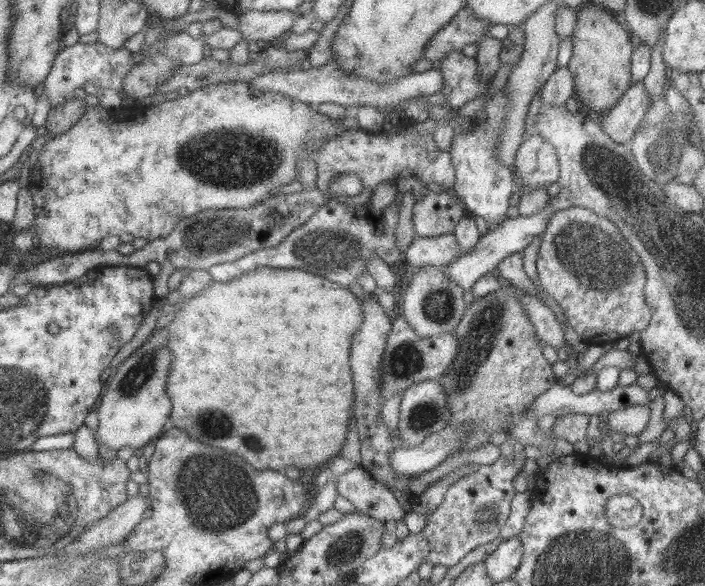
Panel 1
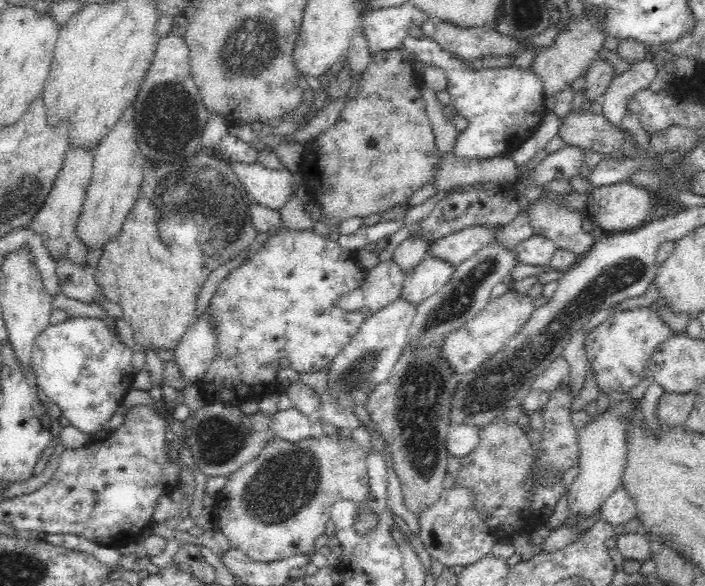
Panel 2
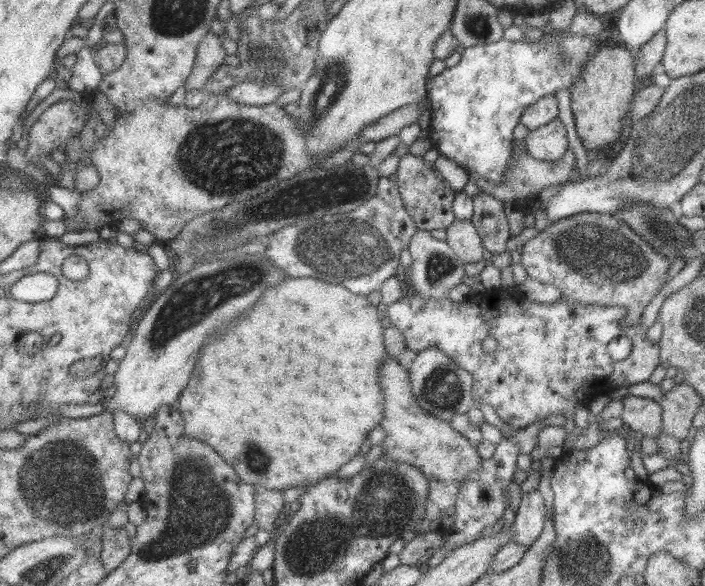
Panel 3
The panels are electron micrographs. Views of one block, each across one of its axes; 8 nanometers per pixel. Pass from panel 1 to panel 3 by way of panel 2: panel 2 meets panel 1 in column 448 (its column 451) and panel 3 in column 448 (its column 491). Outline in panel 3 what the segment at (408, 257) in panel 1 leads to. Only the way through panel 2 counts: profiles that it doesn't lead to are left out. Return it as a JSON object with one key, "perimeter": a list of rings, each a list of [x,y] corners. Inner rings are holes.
{"perimeter":[[[454,219],[445,232],[444,241],[462,263],[477,262],[482,259],[481,254],[484,248],[470,220]]]}

